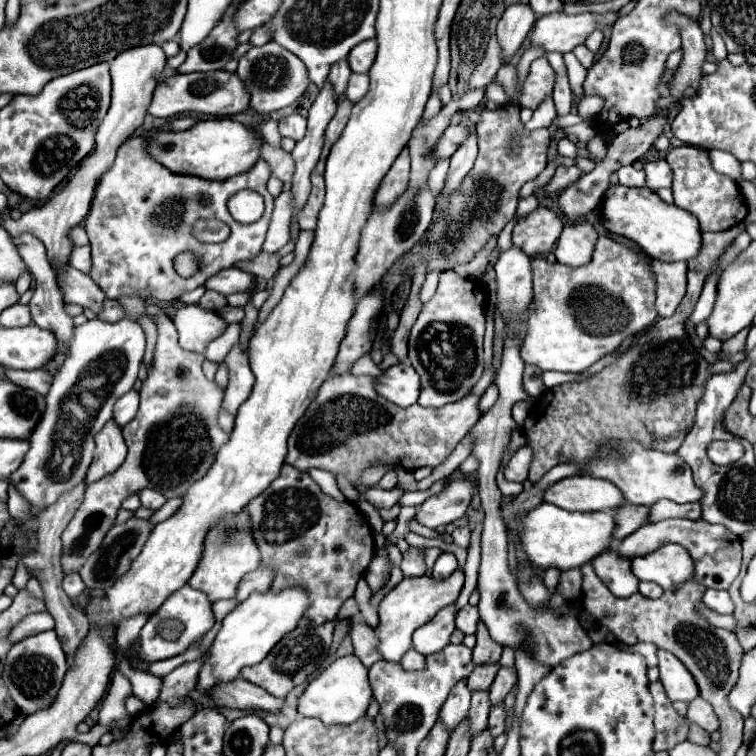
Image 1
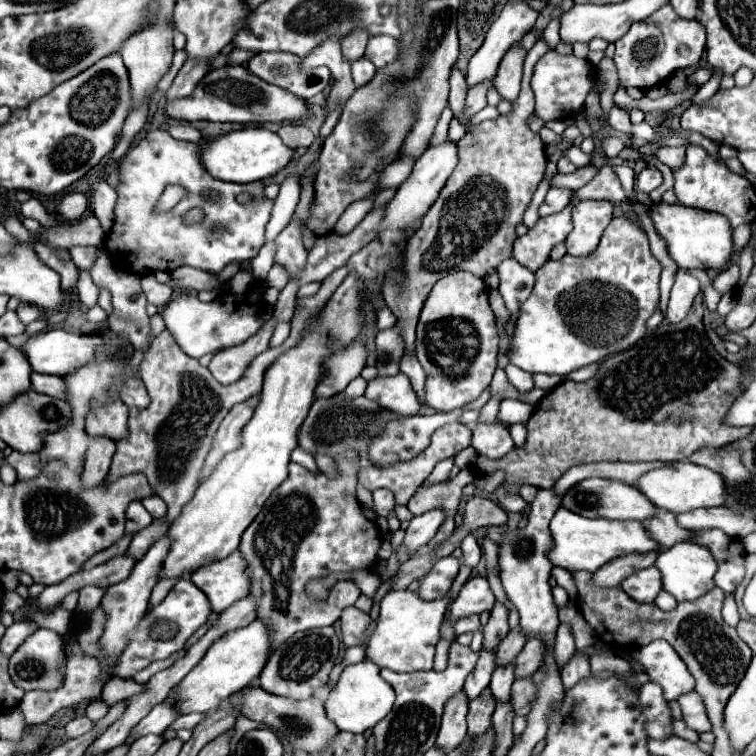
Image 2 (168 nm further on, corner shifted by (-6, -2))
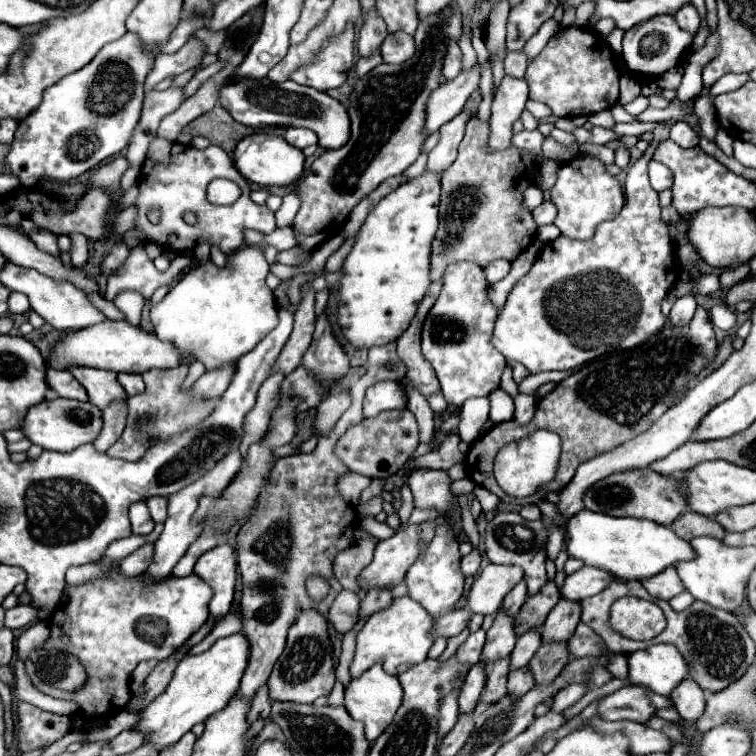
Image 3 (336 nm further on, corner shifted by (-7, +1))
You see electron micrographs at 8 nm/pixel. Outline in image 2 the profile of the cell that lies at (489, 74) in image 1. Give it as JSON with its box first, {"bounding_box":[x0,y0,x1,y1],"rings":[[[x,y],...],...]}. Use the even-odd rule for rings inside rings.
{"bounding_box":[466,83,494,115],"rings":[[[478,83],[474,87],[468,89],[468,97],[466,97],[466,115],[474,115],[478,113],[480,109],[484,109],[488,103],[486,103],[486,93],[488,89],[494,87],[494,83]]]}

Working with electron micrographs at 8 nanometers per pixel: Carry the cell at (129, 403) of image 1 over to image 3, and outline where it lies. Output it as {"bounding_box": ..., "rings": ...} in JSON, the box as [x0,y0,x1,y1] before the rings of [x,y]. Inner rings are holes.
{"bounding_box":[119,372,145,396],"rings":[[[121,372],[121,374],[119,374],[119,384],[125,388],[127,396],[135,396],[135,394],[141,394],[141,392],[145,390],[145,382],[143,382],[141,374]]]}

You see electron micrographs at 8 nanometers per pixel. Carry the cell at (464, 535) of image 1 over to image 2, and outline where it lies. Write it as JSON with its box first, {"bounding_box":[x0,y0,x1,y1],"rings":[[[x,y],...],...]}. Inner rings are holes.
{"bounding_box":[462,535,482,567],"rings":[[[466,535],[466,539],[462,541],[462,553],[464,553],[464,563],[468,567],[476,567],[476,563],[482,557],[482,549],[480,549],[478,541],[474,539],[474,535]]]}

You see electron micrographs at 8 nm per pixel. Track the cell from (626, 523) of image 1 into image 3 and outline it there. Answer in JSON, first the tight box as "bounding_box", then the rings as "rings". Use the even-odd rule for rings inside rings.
{"bounding_box":[671,510,727,540],"rings":[[[687,510],[683,516],[679,516],[671,524],[671,528],[683,540],[693,540],[697,536],[711,536],[711,538],[723,540],[723,536],[727,534],[727,532],[723,532],[721,524],[717,524],[715,520],[711,520],[711,518],[703,516],[703,514],[691,512],[691,510]]]}

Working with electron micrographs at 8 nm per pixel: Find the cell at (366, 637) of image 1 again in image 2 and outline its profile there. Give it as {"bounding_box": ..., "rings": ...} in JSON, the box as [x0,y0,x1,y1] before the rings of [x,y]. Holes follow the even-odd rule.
{"bounding_box":[340,607,372,649],"rings":[[[348,607],[342,611],[342,617],[340,617],[340,623],[342,623],[342,641],[346,647],[352,647],[352,645],[360,645],[366,649],[366,629],[370,627],[372,619],[368,613],[362,613],[358,611],[356,607]]]}

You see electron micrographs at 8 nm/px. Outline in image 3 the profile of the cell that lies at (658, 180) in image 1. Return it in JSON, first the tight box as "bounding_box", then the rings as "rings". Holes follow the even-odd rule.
{"bounding_box":[671,122,699,148],"rings":[[[677,122],[671,128],[671,140],[677,142],[683,148],[693,148],[699,144],[699,136],[697,132],[687,124],[687,122]]]}

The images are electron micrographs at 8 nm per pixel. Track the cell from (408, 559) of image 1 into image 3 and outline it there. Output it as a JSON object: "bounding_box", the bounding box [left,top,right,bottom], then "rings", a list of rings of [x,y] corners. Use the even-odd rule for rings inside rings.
{"bounding_box":[409,468,453,516],"rings":[[[413,468],[409,474],[409,486],[413,490],[414,506],[420,509],[437,508],[449,516],[453,494],[449,490],[451,480],[443,470],[429,470],[429,468]]]}

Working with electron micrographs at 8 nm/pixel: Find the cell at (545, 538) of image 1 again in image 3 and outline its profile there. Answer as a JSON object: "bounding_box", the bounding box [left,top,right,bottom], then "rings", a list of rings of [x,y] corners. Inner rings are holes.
{"bounding_box":[565,510,695,580],"rings":[[[581,510],[569,520],[565,530],[569,534],[567,552],[571,558],[579,558],[589,566],[611,572],[621,580],[647,580],[681,560],[695,558],[695,550],[689,542],[679,538],[669,526],[661,526],[651,520],[613,518]]]}

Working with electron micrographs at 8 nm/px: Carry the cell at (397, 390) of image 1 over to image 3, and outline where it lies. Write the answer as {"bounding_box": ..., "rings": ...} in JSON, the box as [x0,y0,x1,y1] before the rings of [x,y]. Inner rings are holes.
{"bounding_box":[363,382,405,416],"rings":[[[379,382],[367,388],[365,400],[363,400],[363,416],[377,416],[383,410],[395,410],[405,408],[405,396],[397,382]]]}

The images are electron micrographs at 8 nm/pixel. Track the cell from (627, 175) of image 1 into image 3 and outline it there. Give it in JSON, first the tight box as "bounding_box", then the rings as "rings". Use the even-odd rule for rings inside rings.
{"bounding_box":[649,160,673,192],"rings":[[[651,160],[649,162],[649,180],[651,180],[653,190],[661,192],[661,190],[671,188],[671,184],[673,184],[673,172],[665,164],[659,164],[659,162]]]}

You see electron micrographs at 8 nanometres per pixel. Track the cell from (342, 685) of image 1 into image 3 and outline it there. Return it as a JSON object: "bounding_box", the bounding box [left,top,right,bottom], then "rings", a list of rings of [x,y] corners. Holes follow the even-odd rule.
{"bounding_box":[345,664,403,742],"rings":[[[379,664],[363,672],[361,678],[351,680],[351,684],[345,688],[345,708],[355,720],[365,724],[365,736],[371,742],[383,734],[387,724],[391,724],[391,718],[395,716],[401,700],[403,700],[403,688],[399,684],[399,678],[383,672]]]}

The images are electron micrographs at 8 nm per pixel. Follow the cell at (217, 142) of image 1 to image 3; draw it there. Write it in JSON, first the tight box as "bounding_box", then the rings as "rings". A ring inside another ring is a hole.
{"bounding_box":[233,134,305,186],"rings":[[[253,134],[243,138],[233,152],[235,168],[249,180],[259,186],[291,186],[295,184],[305,168],[305,154],[299,148],[287,144],[281,136],[275,134]]]}

